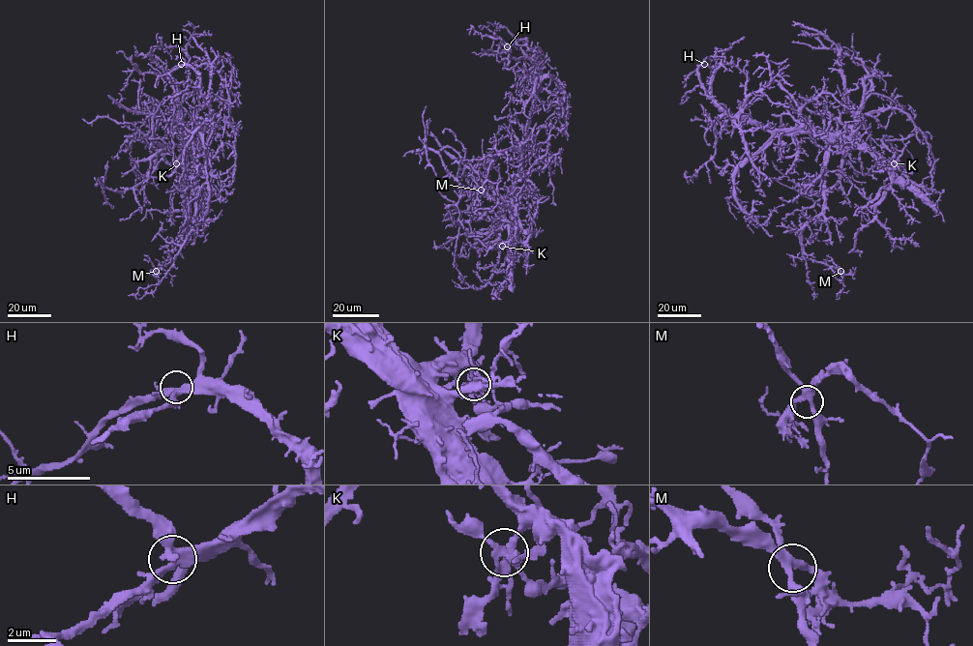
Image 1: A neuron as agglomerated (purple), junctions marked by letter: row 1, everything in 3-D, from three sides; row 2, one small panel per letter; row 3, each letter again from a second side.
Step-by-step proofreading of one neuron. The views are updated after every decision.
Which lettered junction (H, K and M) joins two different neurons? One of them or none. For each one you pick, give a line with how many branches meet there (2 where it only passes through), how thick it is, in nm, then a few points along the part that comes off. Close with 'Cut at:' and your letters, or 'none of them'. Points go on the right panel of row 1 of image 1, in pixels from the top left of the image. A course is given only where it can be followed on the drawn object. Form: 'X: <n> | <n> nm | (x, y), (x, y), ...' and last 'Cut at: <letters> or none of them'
K: 4 | 320 nm | (894, 163), (883, 166), (849, 145), (833, 186), (819, 192), (801, 187), (811, 199), (773, 178), (760, 182)
Cut at: K

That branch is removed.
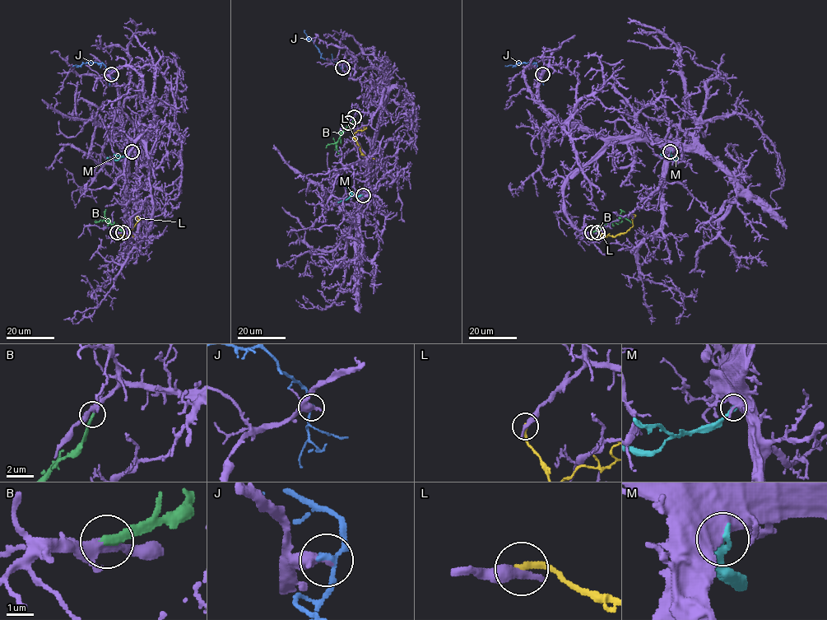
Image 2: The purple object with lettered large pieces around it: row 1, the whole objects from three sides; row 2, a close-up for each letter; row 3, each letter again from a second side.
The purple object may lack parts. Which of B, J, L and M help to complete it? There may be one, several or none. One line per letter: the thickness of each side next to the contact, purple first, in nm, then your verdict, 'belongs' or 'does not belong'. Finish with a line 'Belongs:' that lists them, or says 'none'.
B: 280/240 nm | belongs
J: 440/240 nm | does not belong
L: 400/220 nm | does not belong
M: 550/320 nm | does not belong
Belongs: B

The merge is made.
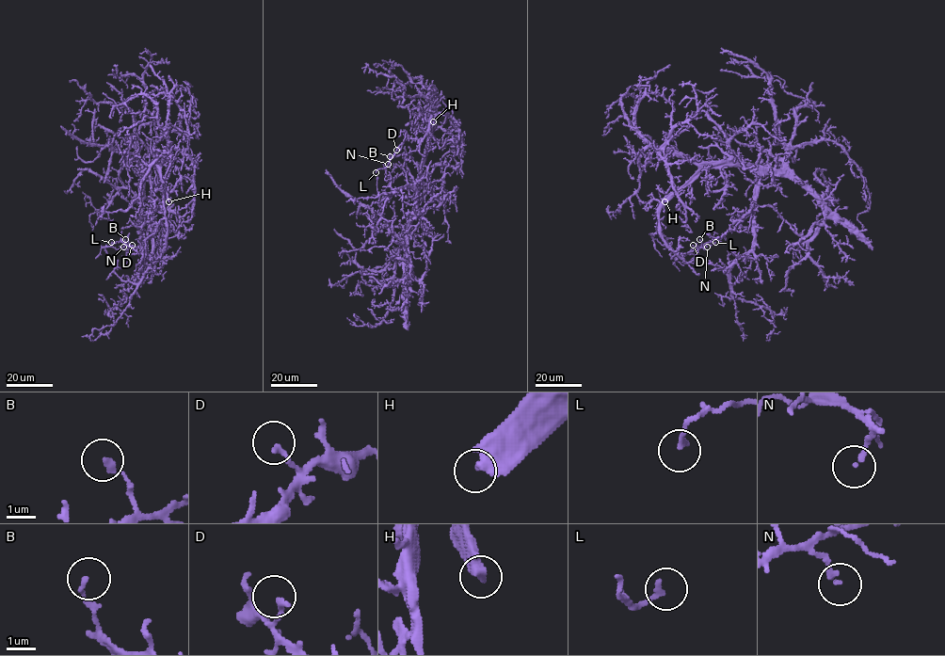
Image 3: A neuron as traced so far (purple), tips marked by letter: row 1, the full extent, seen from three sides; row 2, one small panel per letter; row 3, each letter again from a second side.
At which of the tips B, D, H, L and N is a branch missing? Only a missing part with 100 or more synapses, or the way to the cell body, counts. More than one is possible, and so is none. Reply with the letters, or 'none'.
H

